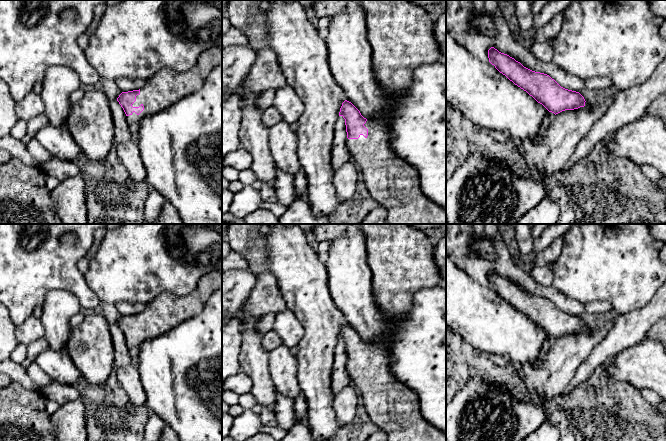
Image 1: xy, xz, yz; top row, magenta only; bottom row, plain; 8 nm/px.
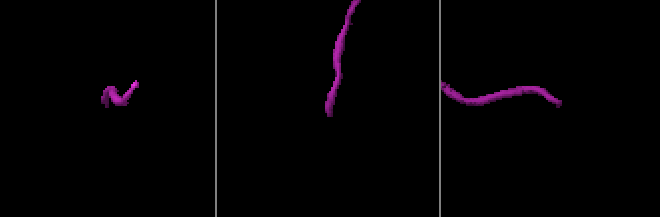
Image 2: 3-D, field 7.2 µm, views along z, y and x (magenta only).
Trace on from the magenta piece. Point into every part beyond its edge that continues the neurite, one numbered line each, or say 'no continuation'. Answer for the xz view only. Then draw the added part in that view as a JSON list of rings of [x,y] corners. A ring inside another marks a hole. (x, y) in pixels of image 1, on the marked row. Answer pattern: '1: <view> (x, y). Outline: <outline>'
1: xz (393, 183). Outline: [[[384,117],[367,119],[364,126],[368,129],[368,136],[360,135],[358,139],[347,139],[347,148],[352,160],[358,165],[360,177],[372,198],[380,206],[387,209],[387,224],[446,224],[446,209],[428,199],[421,190],[417,170],[401,159],[390,144],[389,121]]]

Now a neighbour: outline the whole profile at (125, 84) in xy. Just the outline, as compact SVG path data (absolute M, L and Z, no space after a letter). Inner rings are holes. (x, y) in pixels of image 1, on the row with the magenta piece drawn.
M120 78L116 80L116 84L122 92L139 90L146 86L146 80L138 78Z

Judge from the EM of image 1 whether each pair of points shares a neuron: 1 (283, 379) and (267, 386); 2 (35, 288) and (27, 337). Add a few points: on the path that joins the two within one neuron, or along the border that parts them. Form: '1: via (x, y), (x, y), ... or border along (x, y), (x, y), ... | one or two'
1: border along (268, 360), (270, 378), (276, 391) | two
2: border along (32, 314), (17, 326) | two

